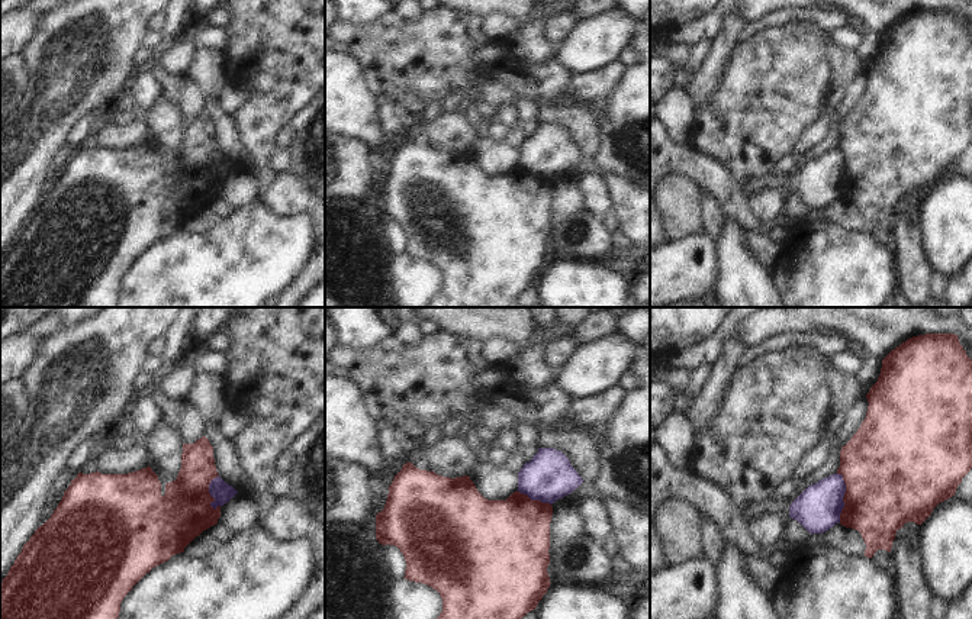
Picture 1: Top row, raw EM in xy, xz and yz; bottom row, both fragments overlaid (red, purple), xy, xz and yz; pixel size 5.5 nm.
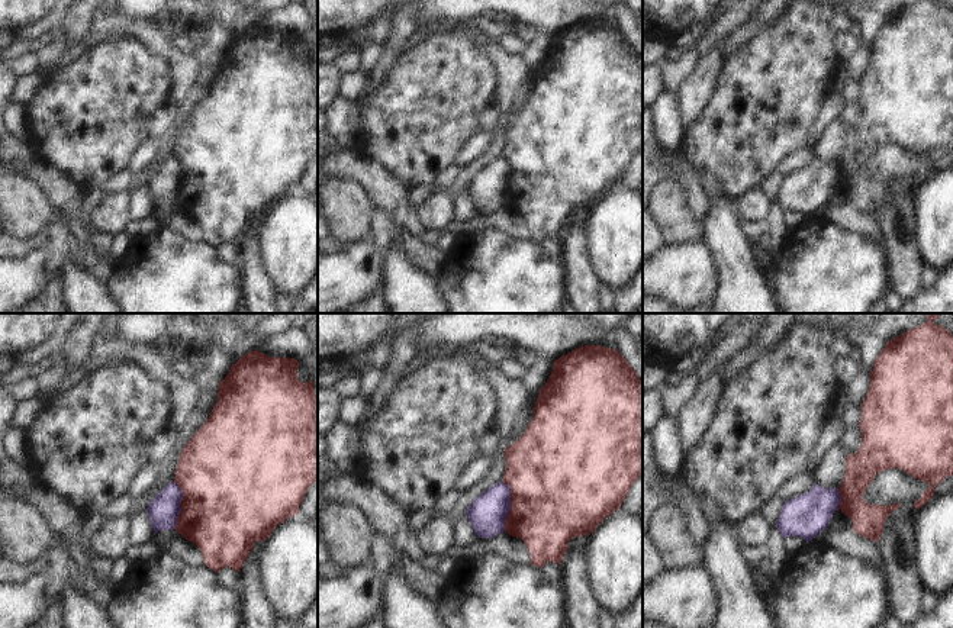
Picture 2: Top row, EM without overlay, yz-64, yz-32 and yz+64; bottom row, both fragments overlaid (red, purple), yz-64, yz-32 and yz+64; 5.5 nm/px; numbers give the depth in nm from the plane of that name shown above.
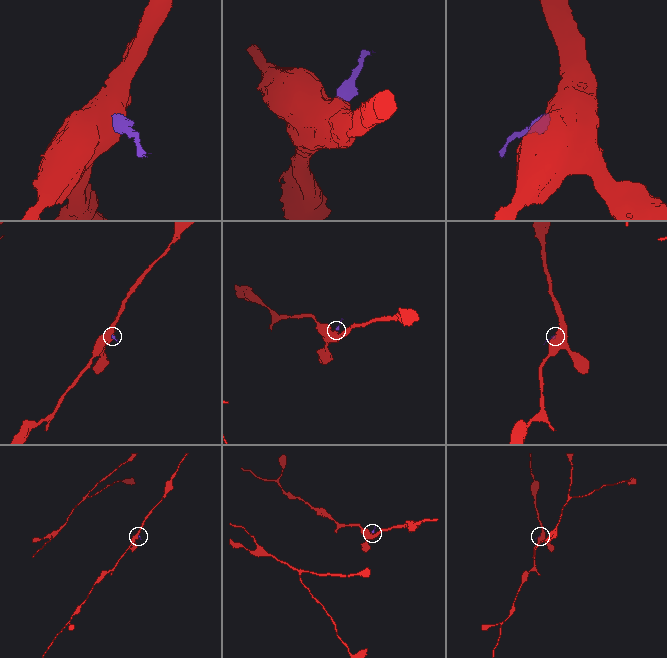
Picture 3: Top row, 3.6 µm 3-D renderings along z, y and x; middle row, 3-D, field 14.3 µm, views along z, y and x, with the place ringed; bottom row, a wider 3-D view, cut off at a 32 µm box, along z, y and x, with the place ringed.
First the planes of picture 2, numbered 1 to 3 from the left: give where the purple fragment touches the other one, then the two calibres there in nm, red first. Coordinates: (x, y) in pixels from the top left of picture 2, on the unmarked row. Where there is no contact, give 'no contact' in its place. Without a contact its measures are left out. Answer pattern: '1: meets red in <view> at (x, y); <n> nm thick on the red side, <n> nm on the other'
1: meets red in yz-64 at (180, 180); 500 nm thick on the red side, 170 nm on the other
2: meets red in yz-32 at (511, 180); 500 nm thick on the red side, 220 nm on the other
3: meets red in yz+64 at (842, 174); 180 nm thick on the red side, 240 nm on the other

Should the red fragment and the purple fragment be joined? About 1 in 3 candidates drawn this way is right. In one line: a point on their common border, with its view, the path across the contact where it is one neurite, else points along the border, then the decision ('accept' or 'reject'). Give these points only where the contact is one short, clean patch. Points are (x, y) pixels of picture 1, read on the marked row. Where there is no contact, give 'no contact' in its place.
contact yz (845, 496); border yz (836, 473), (842, 476), (845, 484), (843, 509), (839, 522); reject

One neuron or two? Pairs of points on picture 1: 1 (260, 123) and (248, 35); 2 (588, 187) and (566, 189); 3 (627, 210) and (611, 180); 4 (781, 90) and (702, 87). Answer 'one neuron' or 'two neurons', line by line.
1: one neuron
2: two neurons
3: one neuron
4: two neurons

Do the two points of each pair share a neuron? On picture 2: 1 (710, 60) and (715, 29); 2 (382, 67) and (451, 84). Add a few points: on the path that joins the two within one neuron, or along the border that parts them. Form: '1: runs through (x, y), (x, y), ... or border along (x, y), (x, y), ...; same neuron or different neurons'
1: border along (723, 39), (699, 60); different neurons
2: border along (401, 54), (386, 83), (374, 94), (369, 96); different neurons

